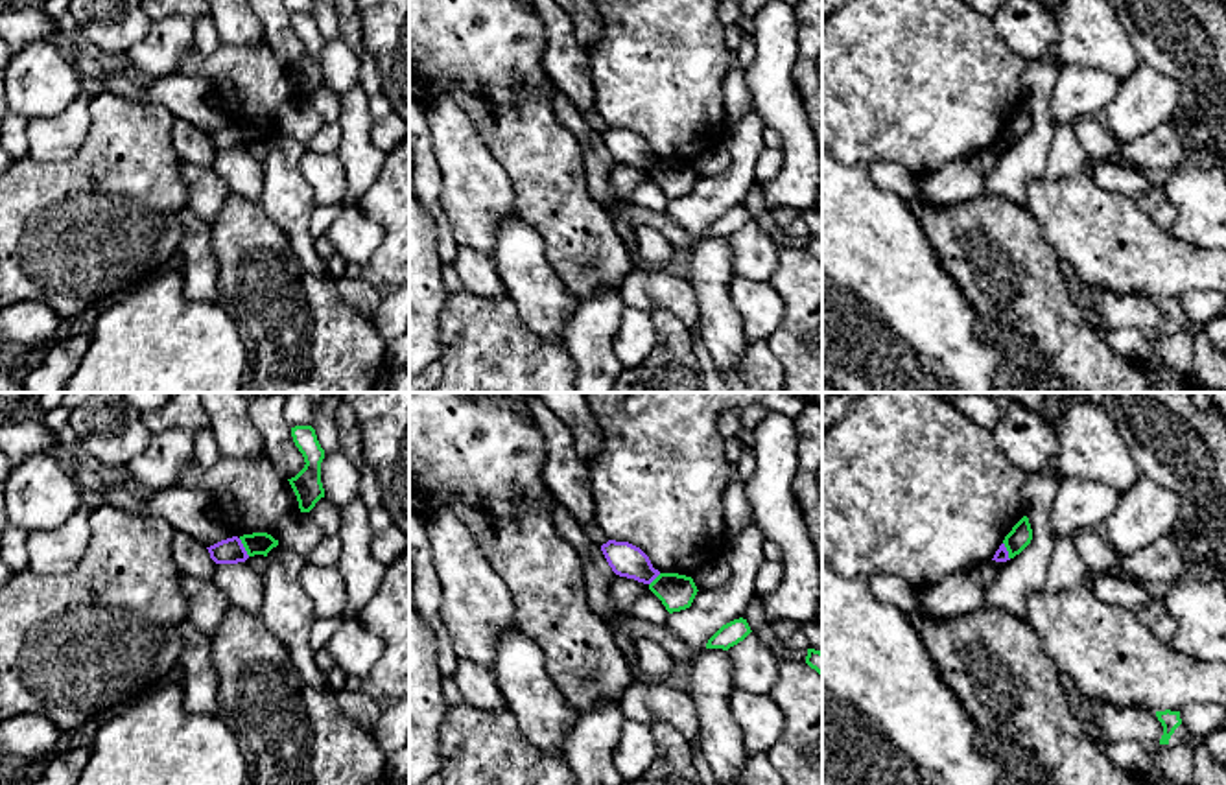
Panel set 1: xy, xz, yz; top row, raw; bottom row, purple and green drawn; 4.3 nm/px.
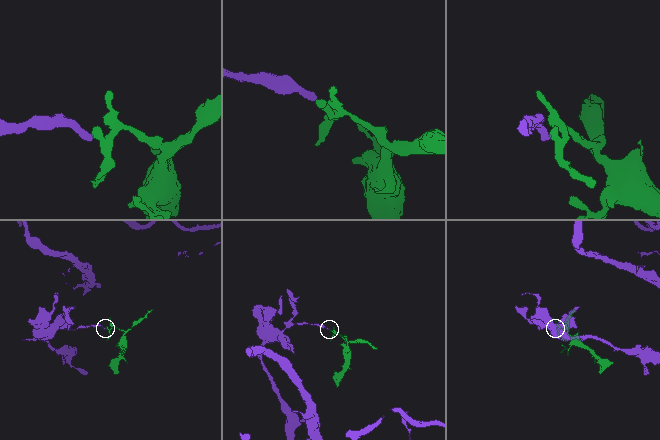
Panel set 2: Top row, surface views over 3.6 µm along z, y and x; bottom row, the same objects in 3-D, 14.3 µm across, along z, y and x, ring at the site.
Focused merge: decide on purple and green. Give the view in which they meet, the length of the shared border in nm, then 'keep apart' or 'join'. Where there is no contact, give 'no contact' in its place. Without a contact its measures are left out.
xy | 90 nm | keep apart

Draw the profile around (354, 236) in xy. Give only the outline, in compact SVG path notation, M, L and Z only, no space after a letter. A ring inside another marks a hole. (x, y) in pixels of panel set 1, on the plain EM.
M341 205L337 217L324 236L332 241L336 254L343 262L367 267L371 254L383 240L383 230L358 205Z

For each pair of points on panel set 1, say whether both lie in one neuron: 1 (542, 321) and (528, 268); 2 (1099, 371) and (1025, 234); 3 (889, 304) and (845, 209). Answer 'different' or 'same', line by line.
1: same
2: same
3: same

